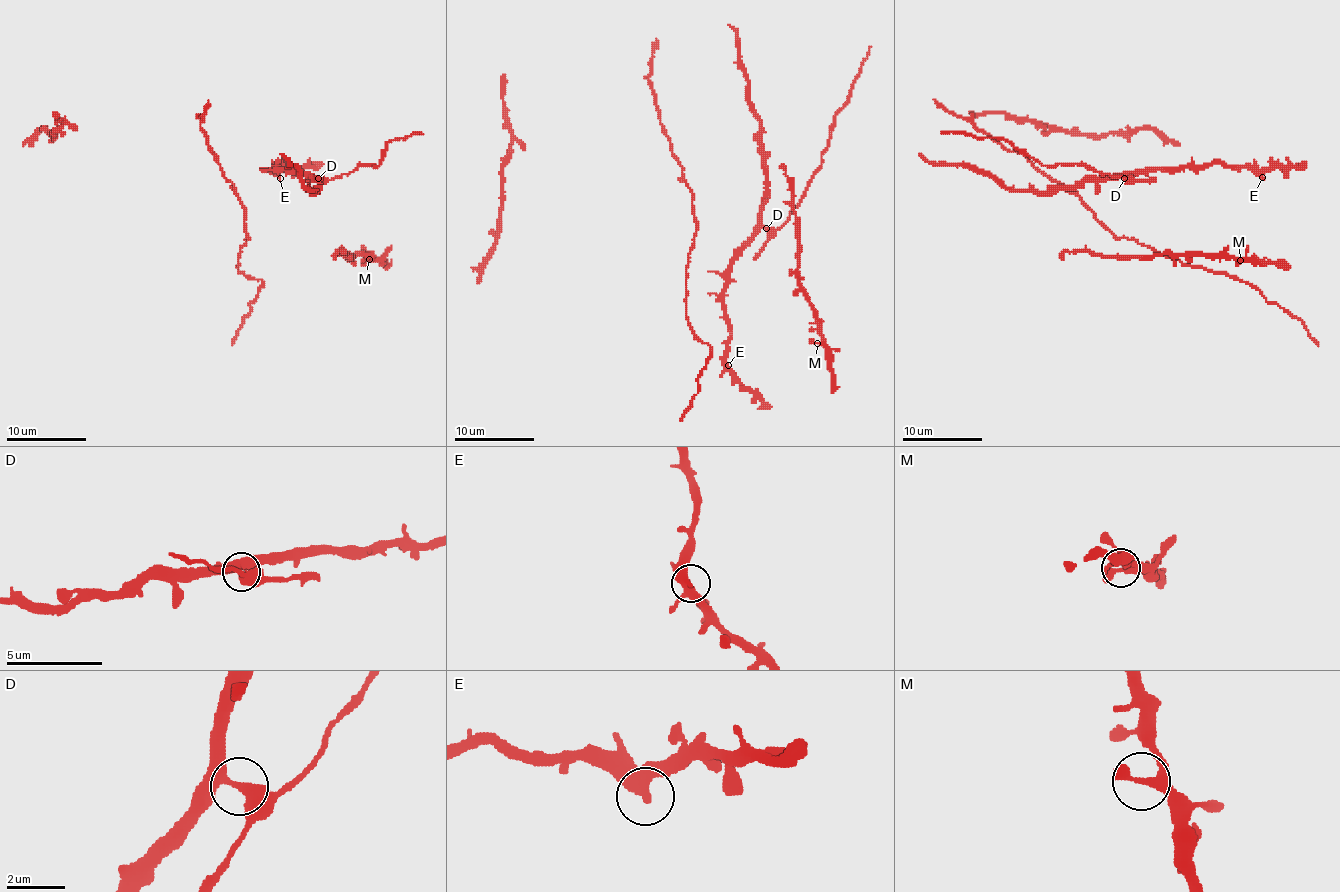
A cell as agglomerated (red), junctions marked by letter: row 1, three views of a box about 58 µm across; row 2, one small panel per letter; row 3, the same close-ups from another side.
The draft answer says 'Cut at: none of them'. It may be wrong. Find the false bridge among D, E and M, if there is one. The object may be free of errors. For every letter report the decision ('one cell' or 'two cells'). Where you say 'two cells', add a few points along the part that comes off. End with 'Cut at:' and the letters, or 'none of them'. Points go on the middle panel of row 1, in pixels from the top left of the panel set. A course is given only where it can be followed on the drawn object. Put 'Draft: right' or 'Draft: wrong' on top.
Draft: wrong
D: two cells | (766, 227), (777, 229), (787, 220), (821, 164), (829, 126), (847, 100), (851, 84), (871, 46)
E: one cell
M: one cell
Cut at: D

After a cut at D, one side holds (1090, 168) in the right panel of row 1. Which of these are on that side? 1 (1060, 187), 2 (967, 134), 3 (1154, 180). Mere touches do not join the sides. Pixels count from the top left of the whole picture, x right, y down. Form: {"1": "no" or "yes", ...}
{"1": "no", "2": "yes", "3": "yes"}

